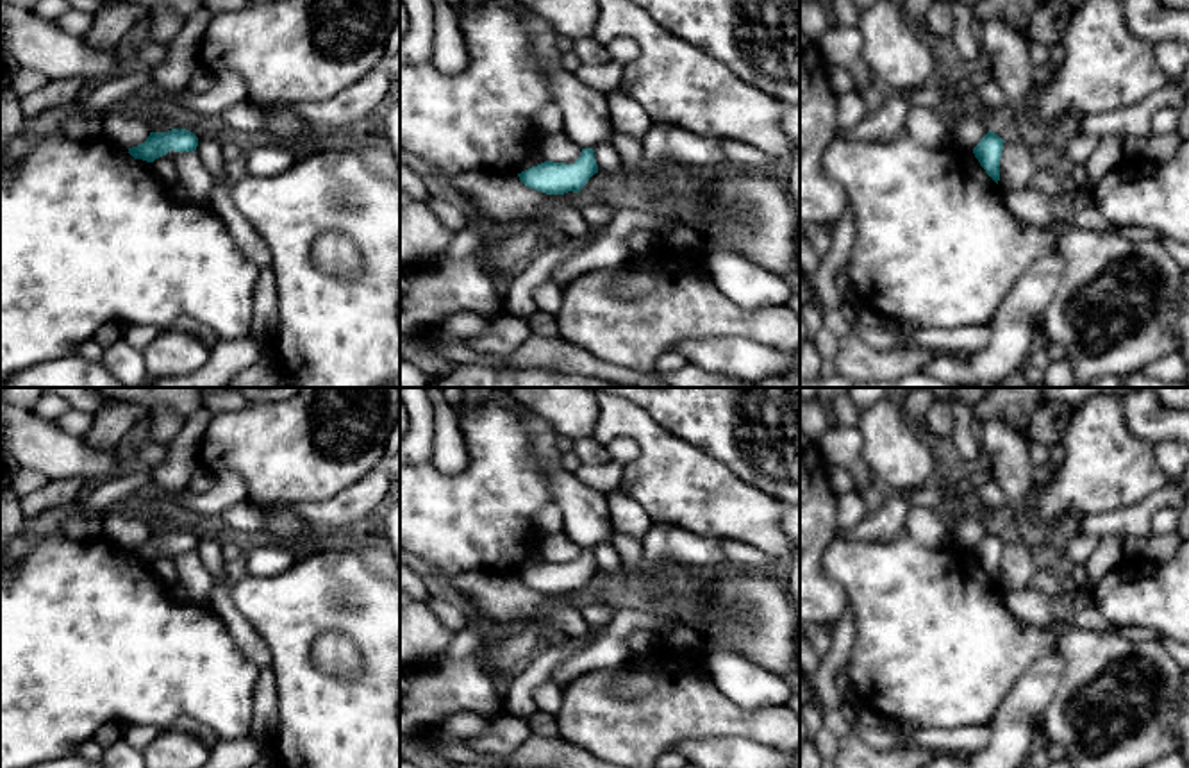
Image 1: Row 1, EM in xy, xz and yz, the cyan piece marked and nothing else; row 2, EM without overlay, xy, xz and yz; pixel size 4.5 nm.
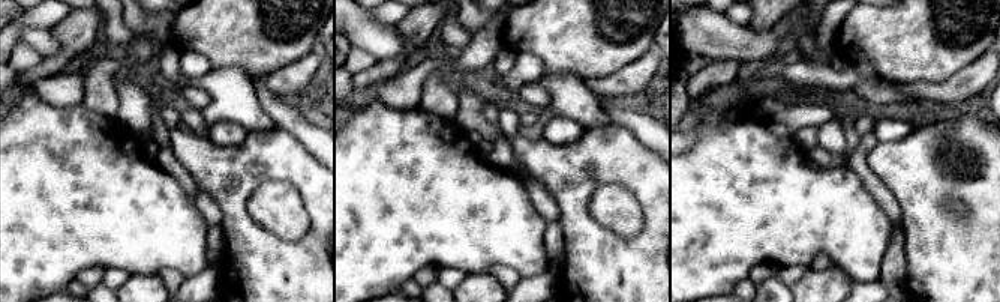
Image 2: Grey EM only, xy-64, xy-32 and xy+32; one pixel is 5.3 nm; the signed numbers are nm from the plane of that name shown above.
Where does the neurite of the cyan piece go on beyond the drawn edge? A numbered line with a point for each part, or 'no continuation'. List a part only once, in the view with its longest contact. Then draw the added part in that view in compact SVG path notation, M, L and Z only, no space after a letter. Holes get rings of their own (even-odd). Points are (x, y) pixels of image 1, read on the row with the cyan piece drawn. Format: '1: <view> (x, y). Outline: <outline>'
no continuation

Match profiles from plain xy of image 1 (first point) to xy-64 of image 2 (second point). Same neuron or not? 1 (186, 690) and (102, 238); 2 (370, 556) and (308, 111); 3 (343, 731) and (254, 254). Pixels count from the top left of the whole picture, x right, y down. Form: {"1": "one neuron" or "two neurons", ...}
{"1": "one neuron", "2": "two neurons", "3": "one neuron"}

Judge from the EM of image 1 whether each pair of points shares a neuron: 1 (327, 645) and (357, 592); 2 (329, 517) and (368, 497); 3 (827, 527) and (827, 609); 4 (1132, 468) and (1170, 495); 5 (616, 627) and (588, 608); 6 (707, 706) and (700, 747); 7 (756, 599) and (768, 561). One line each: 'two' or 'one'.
1: two
2: one
3: one
4: two
5: two
6: two
7: two

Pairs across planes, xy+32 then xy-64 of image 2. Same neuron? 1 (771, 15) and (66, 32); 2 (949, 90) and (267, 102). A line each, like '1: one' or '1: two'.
1: one
2: two

